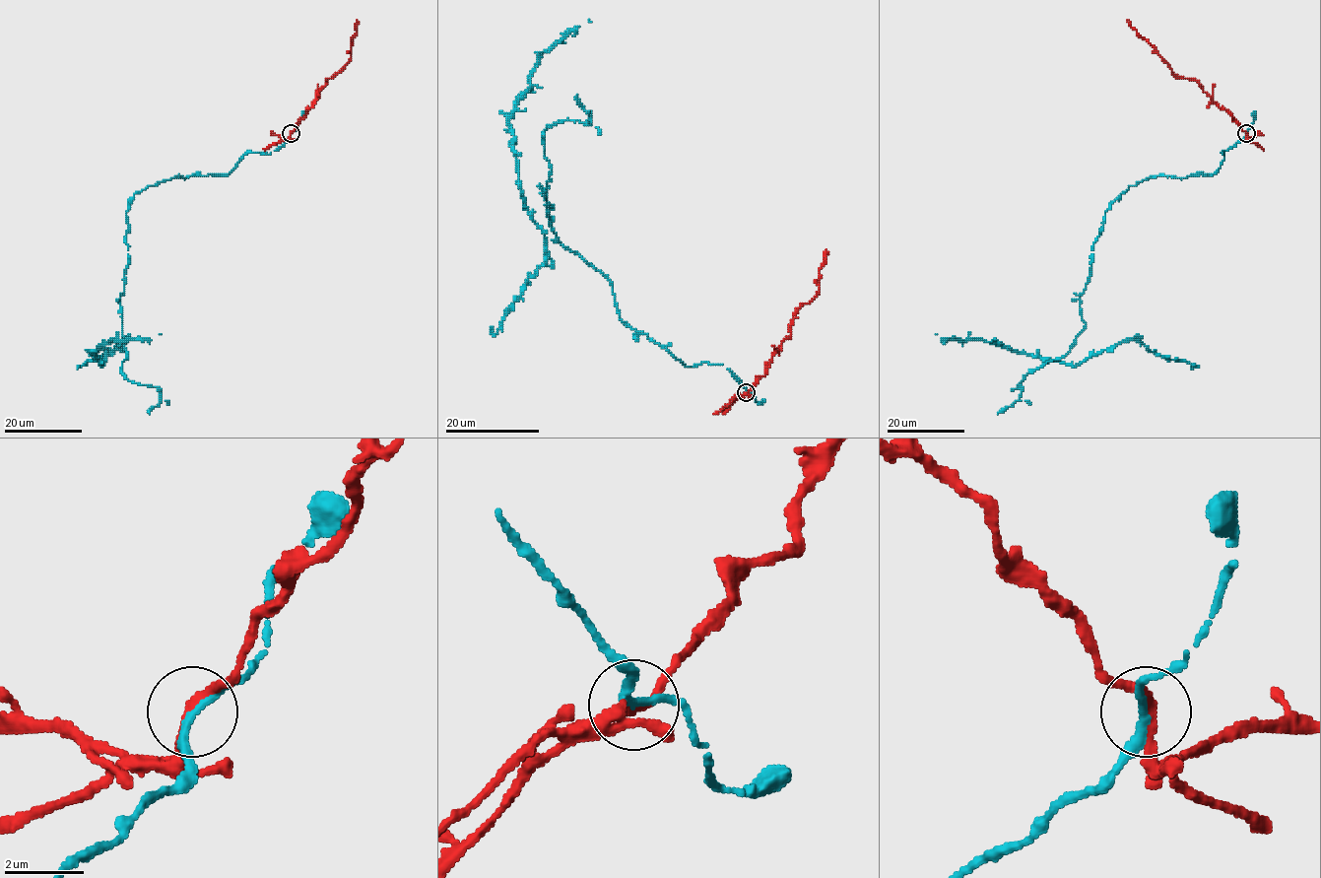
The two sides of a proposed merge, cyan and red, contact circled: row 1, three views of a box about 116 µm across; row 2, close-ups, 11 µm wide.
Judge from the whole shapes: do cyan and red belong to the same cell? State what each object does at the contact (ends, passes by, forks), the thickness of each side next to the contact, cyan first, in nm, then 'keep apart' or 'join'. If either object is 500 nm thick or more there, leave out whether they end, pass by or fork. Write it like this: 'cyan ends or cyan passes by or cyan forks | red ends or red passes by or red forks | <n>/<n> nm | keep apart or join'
cyan passes by | red passes by | 190/200 nm | keep apart

